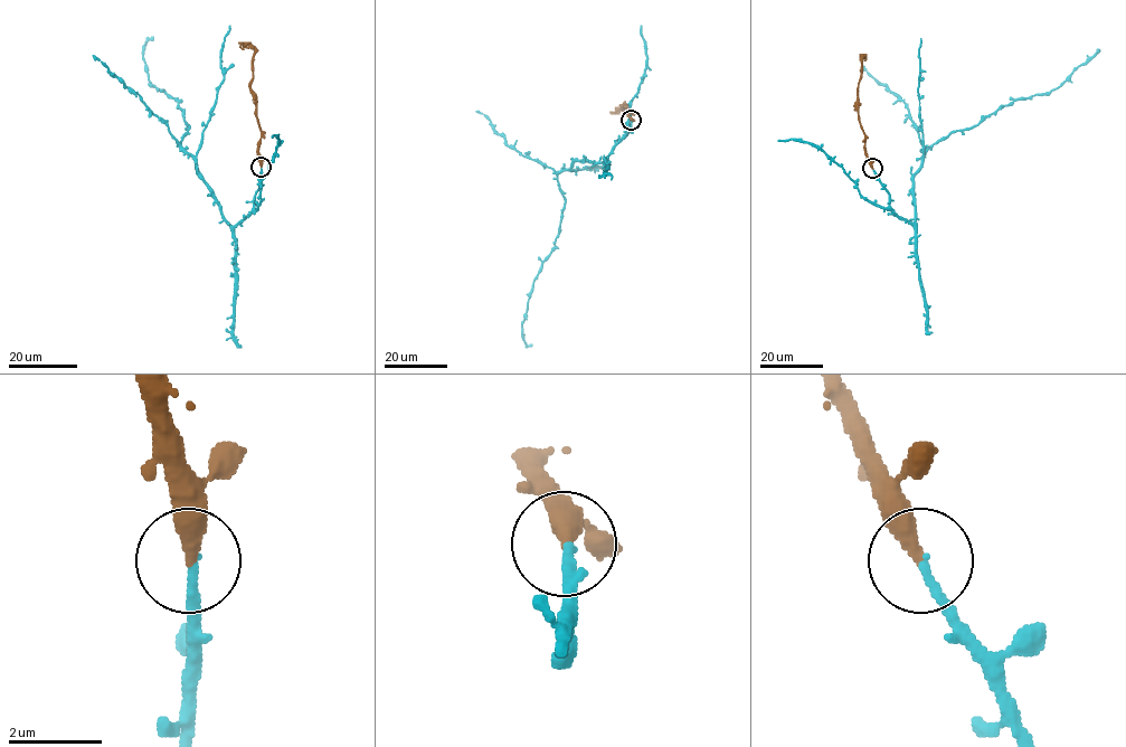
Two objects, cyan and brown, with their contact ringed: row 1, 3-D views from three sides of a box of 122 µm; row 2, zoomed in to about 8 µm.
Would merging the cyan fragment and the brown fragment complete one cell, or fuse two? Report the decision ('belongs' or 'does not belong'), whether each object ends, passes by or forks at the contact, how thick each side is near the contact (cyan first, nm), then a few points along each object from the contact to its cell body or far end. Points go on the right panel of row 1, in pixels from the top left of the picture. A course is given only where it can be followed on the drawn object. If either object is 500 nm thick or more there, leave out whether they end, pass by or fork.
belongs | cyan ends | brown ends | 200/380 nm | cyan via (872, 168), (889, 196), (889, 206), (914, 221), (914, 175), (928, 149), (1014, 100), (1056, 90), (1097, 49) | brown via (872, 168), (859, 121), (858, 97), (864, 55)

